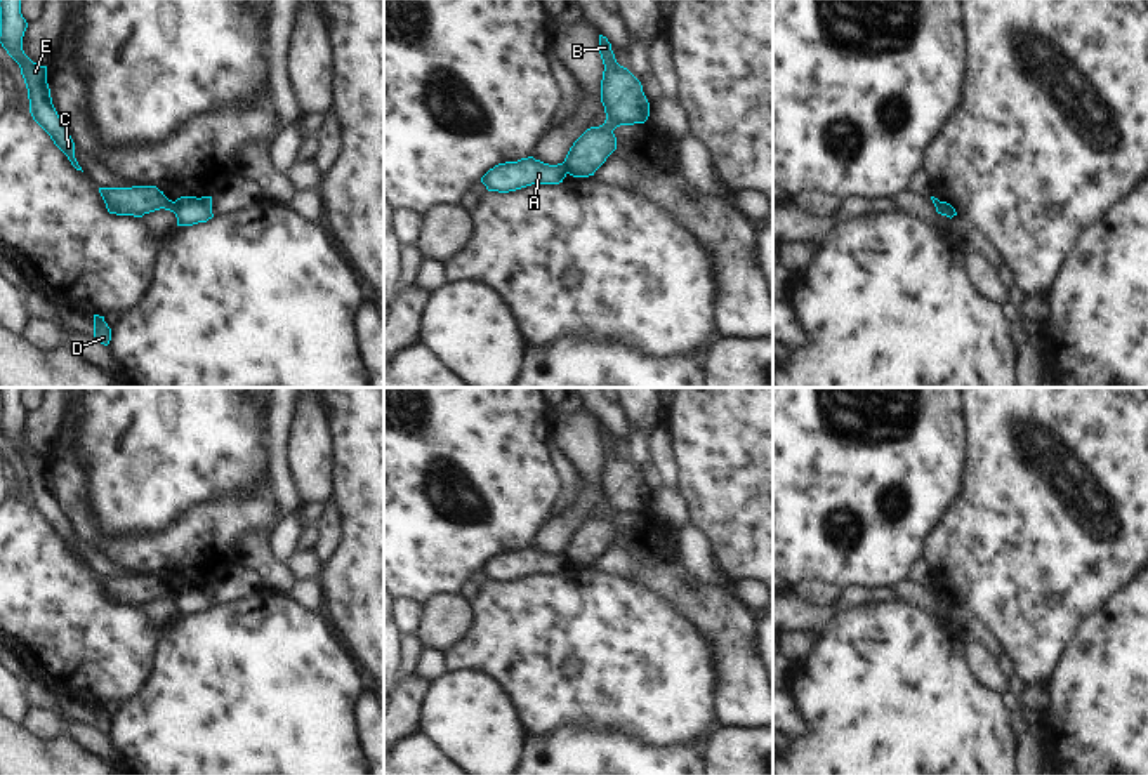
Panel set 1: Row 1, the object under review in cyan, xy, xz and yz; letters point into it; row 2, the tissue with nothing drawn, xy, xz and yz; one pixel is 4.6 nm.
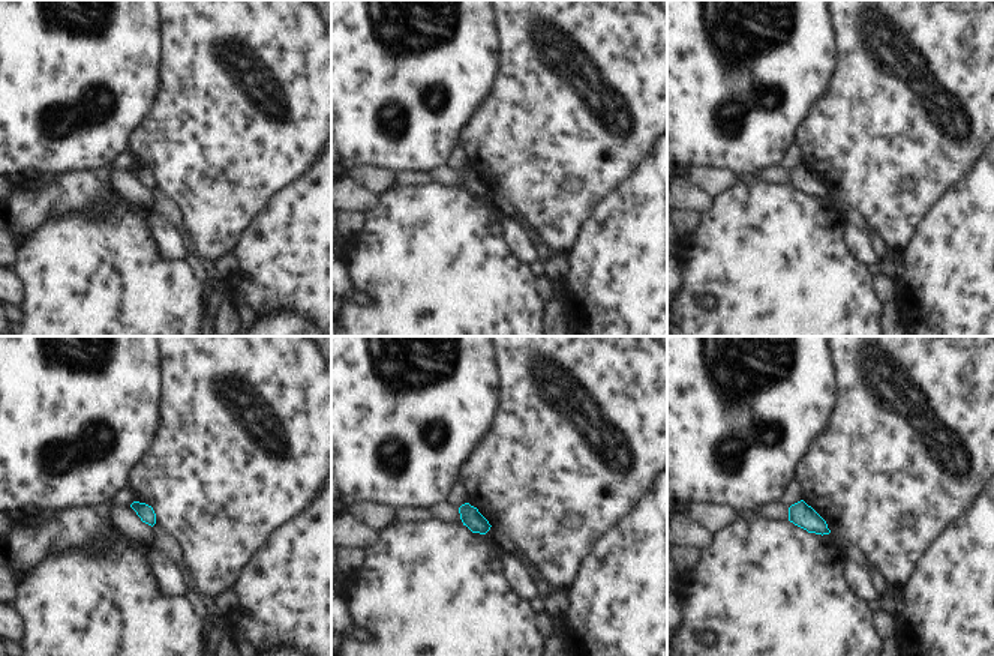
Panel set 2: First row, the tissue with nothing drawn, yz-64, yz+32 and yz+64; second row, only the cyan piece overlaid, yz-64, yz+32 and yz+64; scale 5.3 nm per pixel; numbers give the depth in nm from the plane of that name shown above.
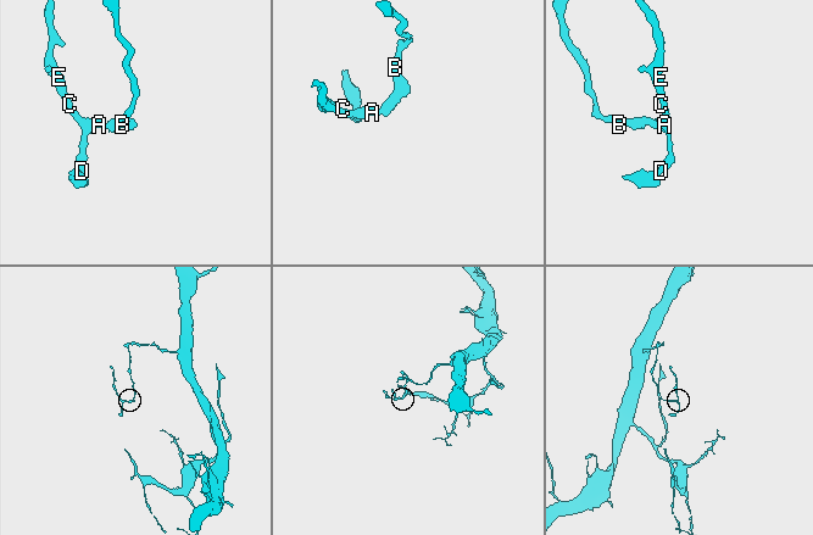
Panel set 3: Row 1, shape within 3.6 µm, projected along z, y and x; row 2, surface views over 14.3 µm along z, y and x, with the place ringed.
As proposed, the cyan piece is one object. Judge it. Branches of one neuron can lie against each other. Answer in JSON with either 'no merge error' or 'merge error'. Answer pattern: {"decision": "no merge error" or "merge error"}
{"decision": "merge error"}

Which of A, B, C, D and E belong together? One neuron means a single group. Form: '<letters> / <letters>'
A C D E / B

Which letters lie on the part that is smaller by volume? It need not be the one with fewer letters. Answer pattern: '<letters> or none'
A, C, D, E

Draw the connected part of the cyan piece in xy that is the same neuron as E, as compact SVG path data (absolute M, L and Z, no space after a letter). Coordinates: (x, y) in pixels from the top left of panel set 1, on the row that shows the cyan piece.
M0 0L0 43L19 64L30 99L33 120L50 136L54 144L68 156L76 170L82 170L75 158L75 142L52 104L47 83L47 66L33 63L23 50L23 36L28 28L21 14L21 0Z

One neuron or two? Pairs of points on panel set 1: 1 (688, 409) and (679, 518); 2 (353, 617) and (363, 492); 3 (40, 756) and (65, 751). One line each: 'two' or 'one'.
1: two
2: one
3: one

